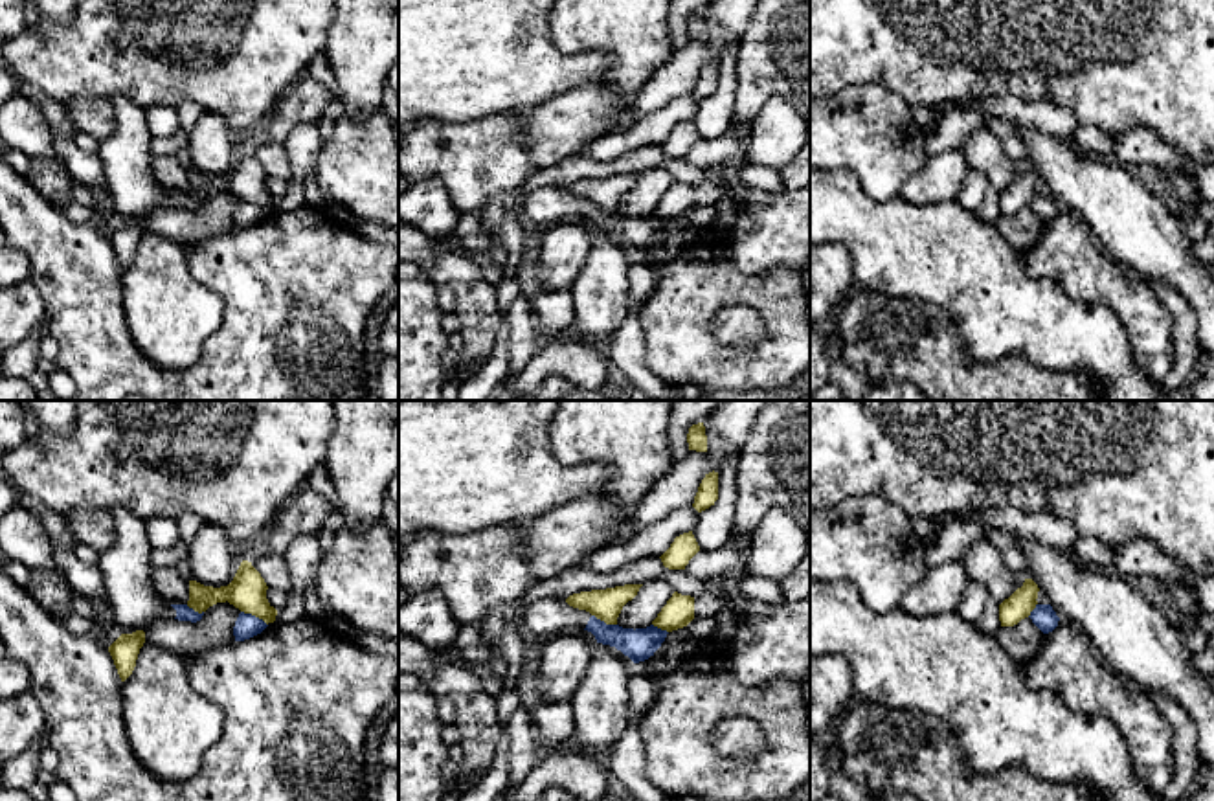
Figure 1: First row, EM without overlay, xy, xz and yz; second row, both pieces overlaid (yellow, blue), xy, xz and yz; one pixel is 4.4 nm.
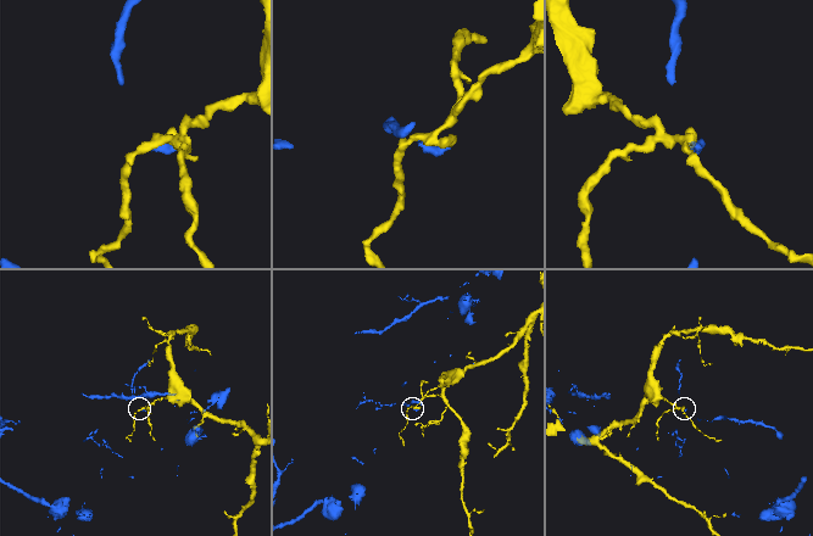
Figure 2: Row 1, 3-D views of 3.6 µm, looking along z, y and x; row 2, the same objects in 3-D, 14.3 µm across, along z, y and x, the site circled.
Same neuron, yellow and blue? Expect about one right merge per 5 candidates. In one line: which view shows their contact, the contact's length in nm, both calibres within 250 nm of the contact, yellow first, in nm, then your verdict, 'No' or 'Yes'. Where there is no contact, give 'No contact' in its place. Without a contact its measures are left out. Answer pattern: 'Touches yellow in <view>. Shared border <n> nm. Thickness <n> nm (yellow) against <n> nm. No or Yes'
Touches yellow in xy. Shared border 140 nm. Thickness 160 nm (yellow) against 110 nm. No

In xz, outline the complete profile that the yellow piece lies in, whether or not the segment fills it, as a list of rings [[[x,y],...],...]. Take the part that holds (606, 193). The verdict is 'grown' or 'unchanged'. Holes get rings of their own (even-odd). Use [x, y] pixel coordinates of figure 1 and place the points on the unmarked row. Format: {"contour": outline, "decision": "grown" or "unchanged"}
{"contour": [[[624,173],[606,178],[573,182],[566,191],[573,197],[586,198],[606,213],[617,213],[623,195],[632,189],[643,173]]], "decision": "unchanged"}

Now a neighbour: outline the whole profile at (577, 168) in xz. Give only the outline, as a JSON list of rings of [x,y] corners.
[[[643,145],[610,162],[597,162],[586,152],[580,152],[562,160],[555,167],[538,167],[536,173],[520,186],[514,197],[509,198],[509,208],[514,209],[523,197],[540,187],[566,189],[569,184],[580,180],[606,178],[624,173],[646,173],[650,169],[667,169],[674,180],[694,187],[707,176],[707,169],[691,165],[685,158],[665,156],[659,145]]]

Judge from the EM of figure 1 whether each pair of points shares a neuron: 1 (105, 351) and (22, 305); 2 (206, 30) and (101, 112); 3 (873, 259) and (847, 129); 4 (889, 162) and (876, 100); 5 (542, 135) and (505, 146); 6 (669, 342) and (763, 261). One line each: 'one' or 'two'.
1: two
2: two
3: two
4: one
5: two
6: two

